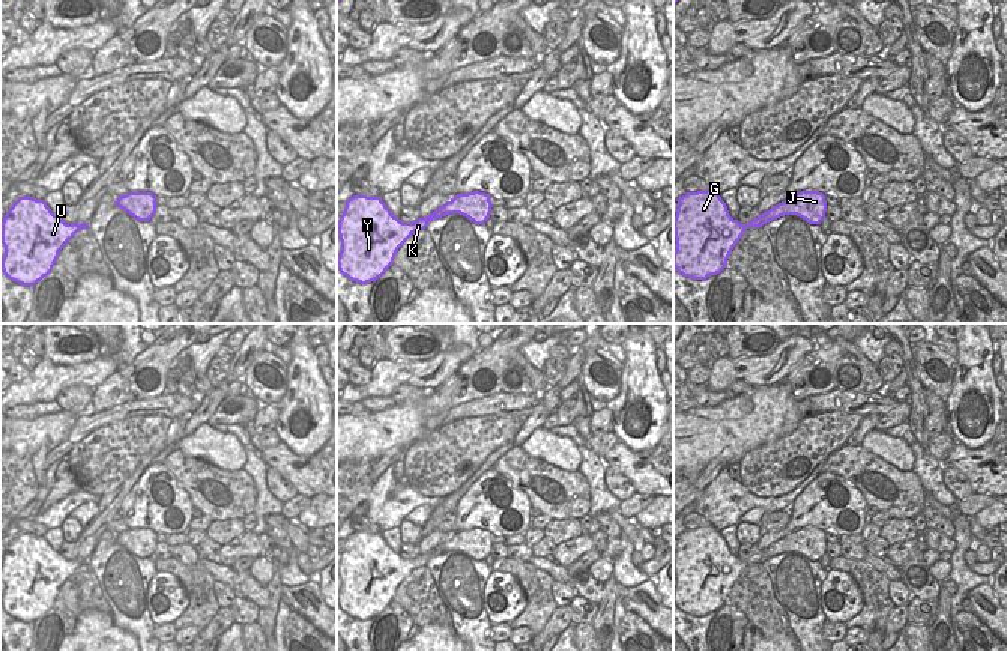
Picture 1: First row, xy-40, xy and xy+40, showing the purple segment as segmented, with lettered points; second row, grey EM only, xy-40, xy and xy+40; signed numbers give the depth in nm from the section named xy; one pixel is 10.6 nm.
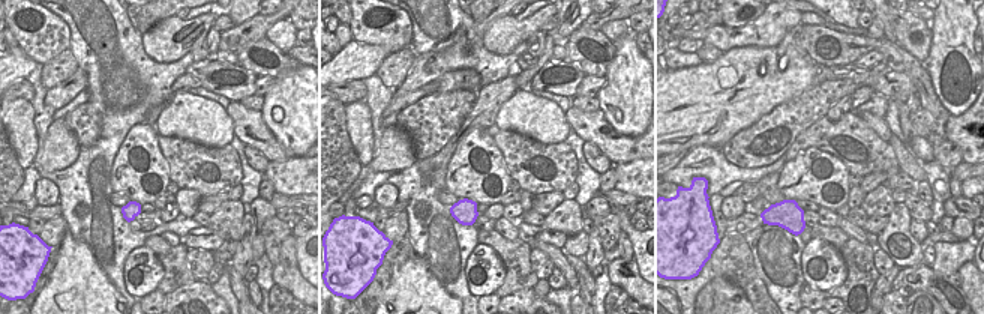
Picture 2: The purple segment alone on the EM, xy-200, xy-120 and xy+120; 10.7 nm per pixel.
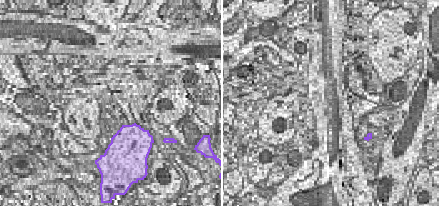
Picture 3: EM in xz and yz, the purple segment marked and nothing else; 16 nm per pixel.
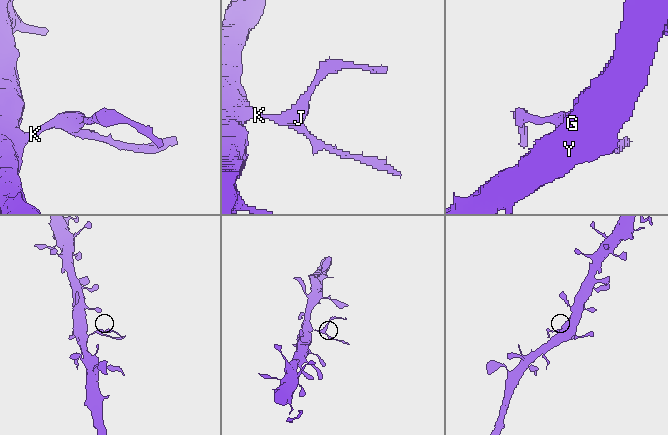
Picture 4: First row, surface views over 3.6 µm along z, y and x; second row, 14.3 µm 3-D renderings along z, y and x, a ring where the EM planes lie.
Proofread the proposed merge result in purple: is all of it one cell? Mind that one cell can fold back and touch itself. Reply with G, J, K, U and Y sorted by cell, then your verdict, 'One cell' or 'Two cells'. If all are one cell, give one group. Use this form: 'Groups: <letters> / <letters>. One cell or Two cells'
Groups: G K U Y / J. Two cells

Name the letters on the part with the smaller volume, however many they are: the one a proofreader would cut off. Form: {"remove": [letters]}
{"remove": ["J"]}

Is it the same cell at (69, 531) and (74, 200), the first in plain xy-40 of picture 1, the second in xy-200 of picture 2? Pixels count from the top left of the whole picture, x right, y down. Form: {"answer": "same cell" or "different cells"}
{"answer": "different cells"}

